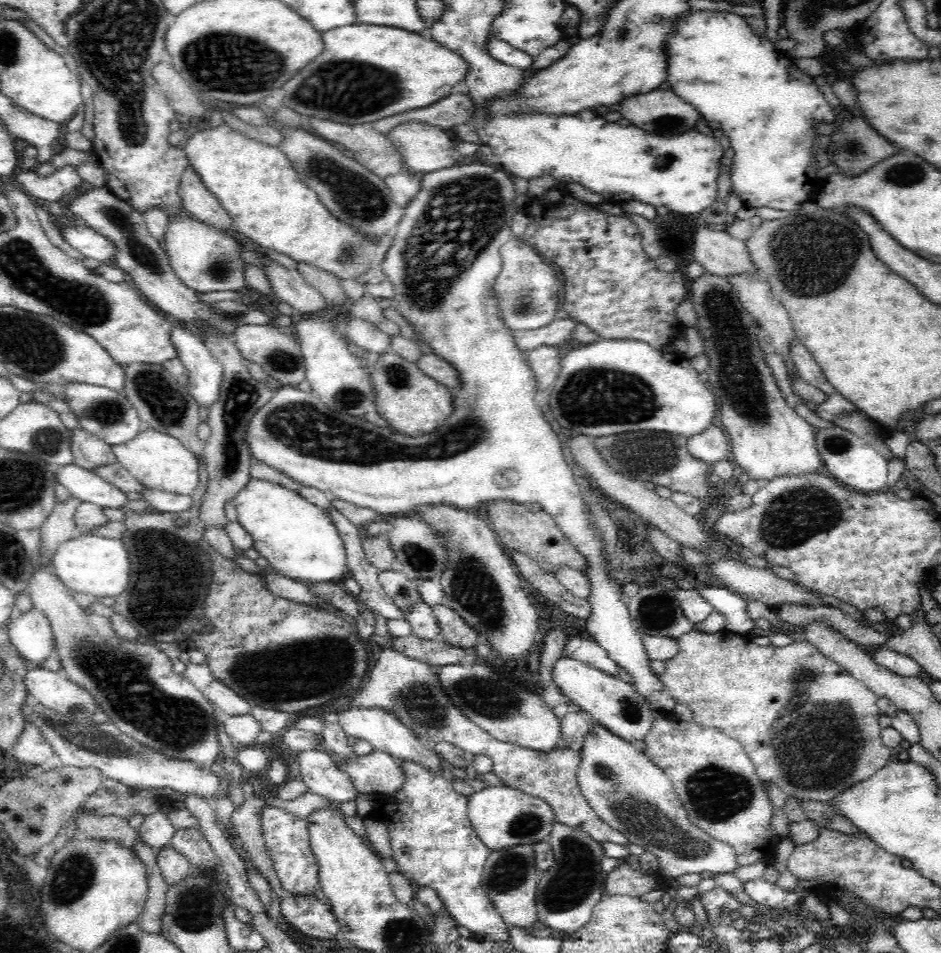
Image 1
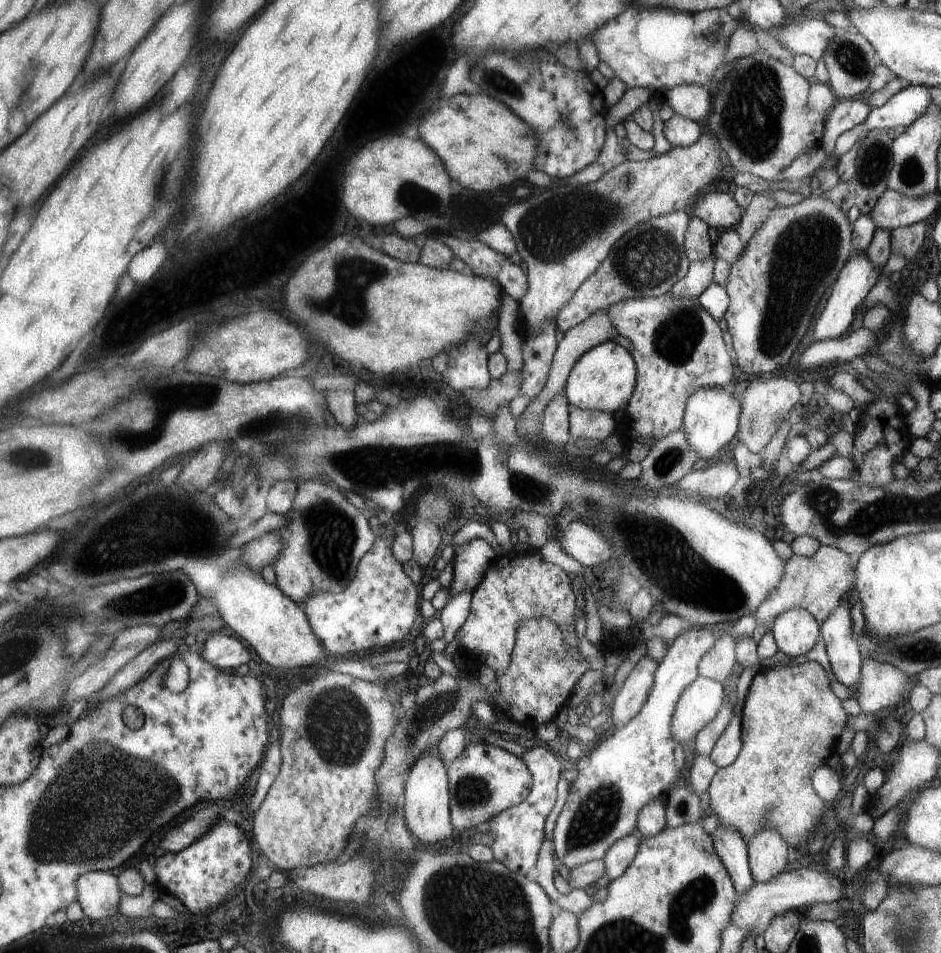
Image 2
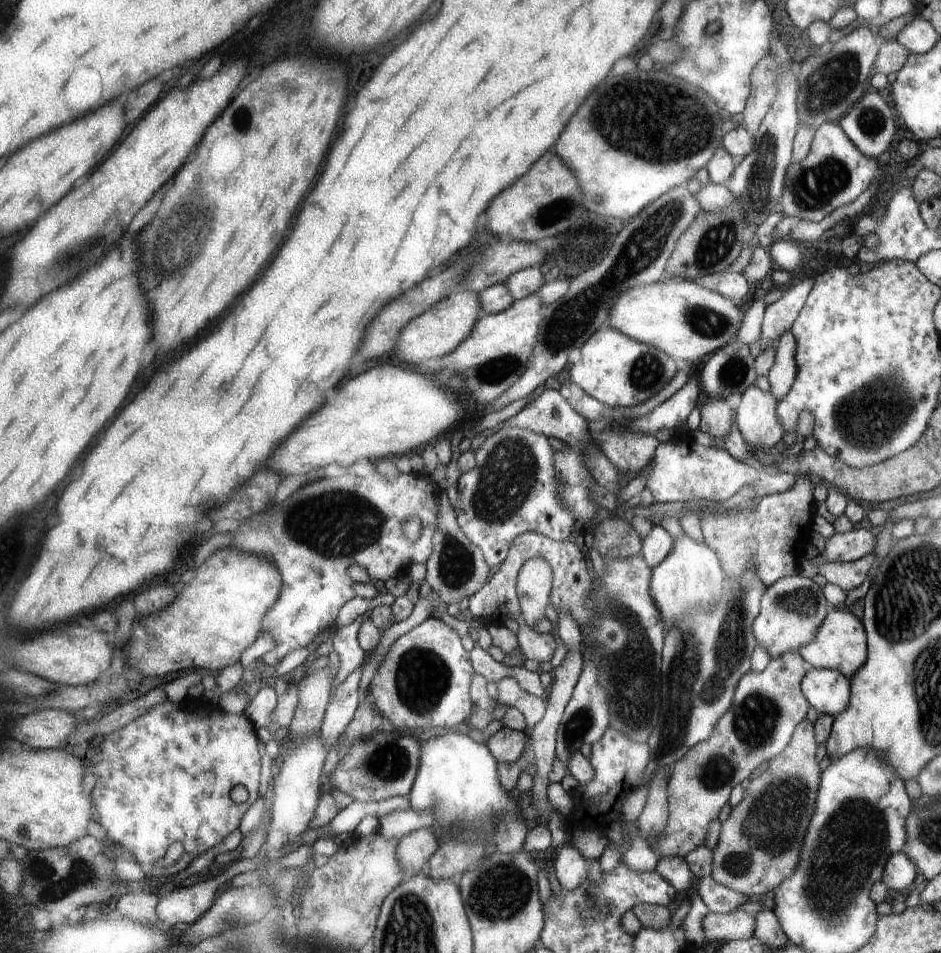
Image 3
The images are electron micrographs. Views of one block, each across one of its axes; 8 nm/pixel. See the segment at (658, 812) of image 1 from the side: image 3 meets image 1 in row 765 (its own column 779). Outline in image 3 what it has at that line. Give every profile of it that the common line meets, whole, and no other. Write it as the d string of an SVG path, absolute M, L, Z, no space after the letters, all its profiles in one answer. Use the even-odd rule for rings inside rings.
M796 573L790 577L780 578L767 588L761 599L761 613L758 614L753 626L756 642L768 650L771 660L788 650L798 651L800 646L813 638L818 626L821 626L828 616L829 610L823 588L814 580Z

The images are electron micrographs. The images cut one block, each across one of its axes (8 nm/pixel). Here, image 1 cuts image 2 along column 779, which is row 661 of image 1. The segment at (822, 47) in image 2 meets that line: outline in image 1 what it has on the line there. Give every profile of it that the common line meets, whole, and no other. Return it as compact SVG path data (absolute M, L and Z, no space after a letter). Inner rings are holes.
M32 607L23 613L16 613L8 622L9 641L25 660L40 664L55 654L55 638L52 625L44 612Z

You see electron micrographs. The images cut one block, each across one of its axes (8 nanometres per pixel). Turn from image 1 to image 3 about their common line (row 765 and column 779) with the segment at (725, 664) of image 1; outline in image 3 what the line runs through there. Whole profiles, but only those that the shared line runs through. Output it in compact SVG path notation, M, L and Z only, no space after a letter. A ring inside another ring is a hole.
M805 719L793 734L793 739L777 757L772 757L766 772L752 779L746 788L744 799L731 810L731 814L721 824L721 834L713 849L713 870L711 878L735 892L747 896L762 896L774 891L781 883L788 881L799 868L801 851L805 846L807 831L817 808L818 784L822 770L816 760L818 750L814 724Z

